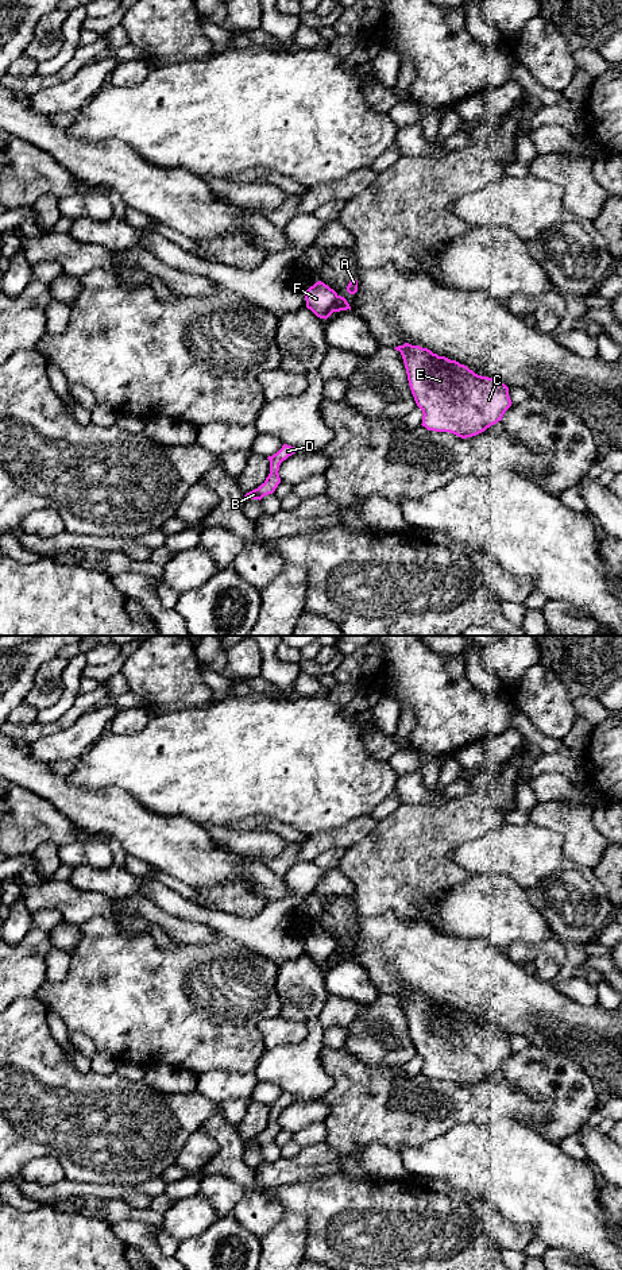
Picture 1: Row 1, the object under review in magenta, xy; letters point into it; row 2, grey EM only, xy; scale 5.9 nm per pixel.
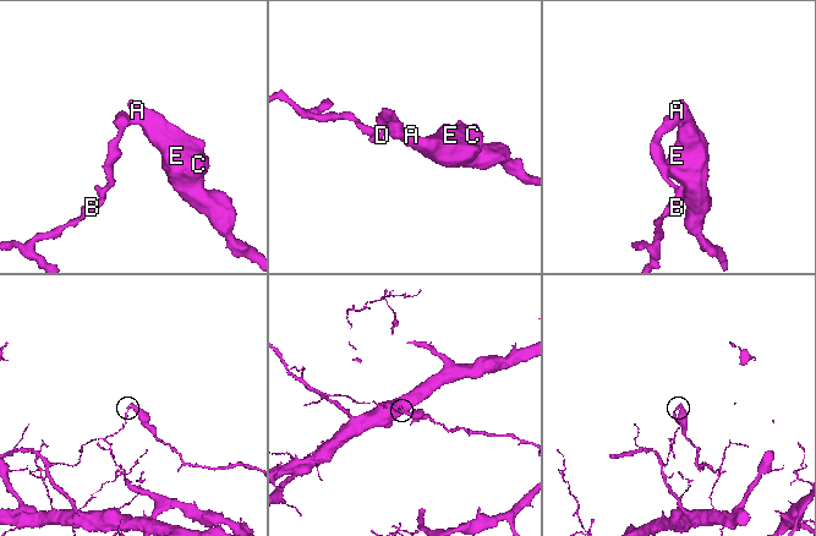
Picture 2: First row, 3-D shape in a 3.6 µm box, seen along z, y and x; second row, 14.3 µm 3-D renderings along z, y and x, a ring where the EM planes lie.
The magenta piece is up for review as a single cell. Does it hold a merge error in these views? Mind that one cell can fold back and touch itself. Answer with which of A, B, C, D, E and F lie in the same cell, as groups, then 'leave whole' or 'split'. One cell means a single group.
A C E / B D F; split

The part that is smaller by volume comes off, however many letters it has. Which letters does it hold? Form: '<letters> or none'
A, C, E

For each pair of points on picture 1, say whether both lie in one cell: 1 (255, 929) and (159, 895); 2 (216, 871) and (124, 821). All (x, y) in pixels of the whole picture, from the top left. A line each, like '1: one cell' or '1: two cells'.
1: one cell
2: one cell

